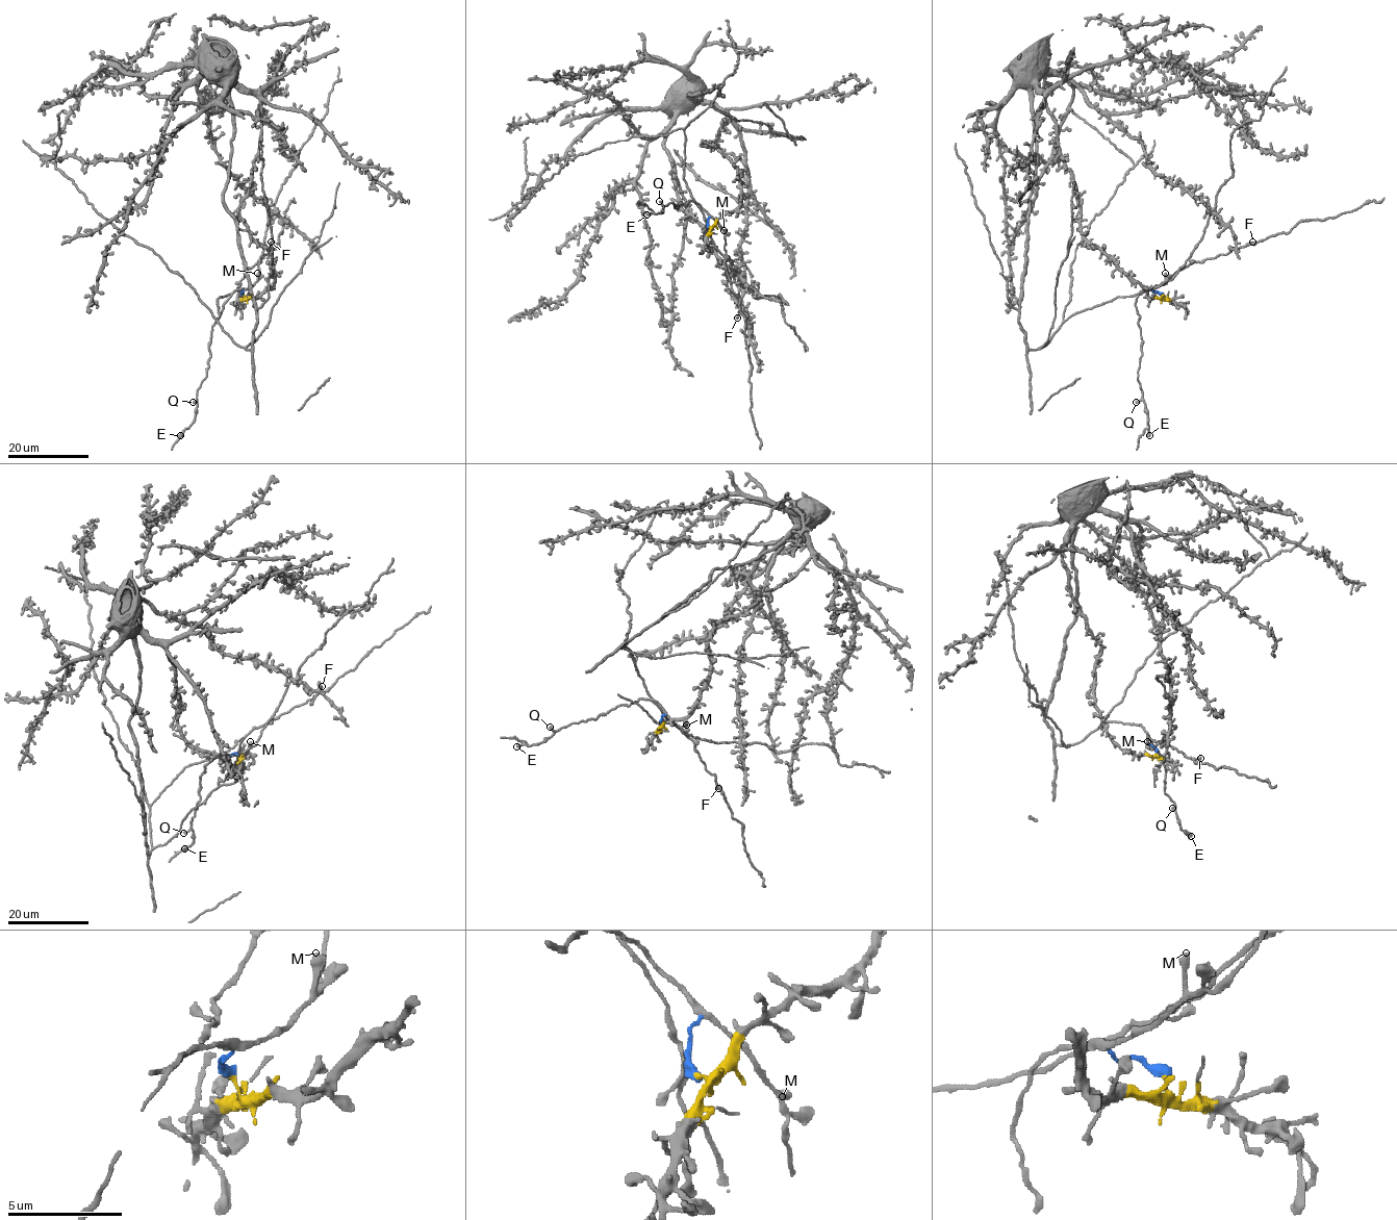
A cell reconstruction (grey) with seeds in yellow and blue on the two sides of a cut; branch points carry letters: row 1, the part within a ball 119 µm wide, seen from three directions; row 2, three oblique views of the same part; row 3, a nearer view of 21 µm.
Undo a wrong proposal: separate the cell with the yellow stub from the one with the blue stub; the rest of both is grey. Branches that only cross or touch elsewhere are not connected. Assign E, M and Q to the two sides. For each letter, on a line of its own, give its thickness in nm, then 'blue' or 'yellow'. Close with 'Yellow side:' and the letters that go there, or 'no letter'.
E: 460 nm thick; blue
M: 360 nm thick; blue
Q: 260 nm thick; blue
Yellow side: no letter

